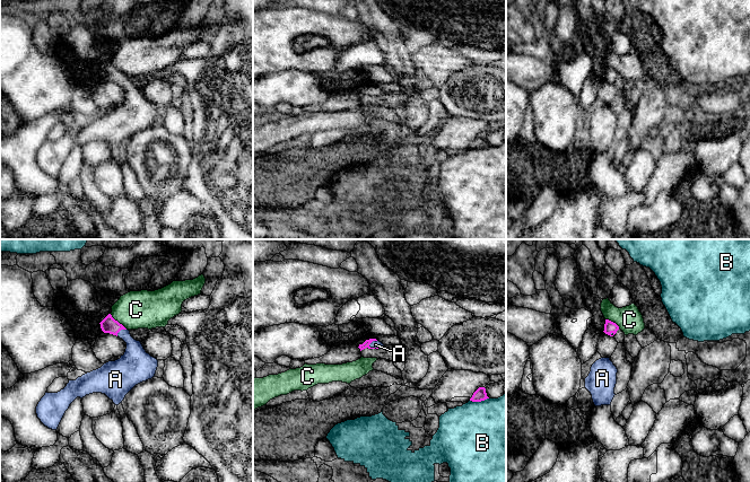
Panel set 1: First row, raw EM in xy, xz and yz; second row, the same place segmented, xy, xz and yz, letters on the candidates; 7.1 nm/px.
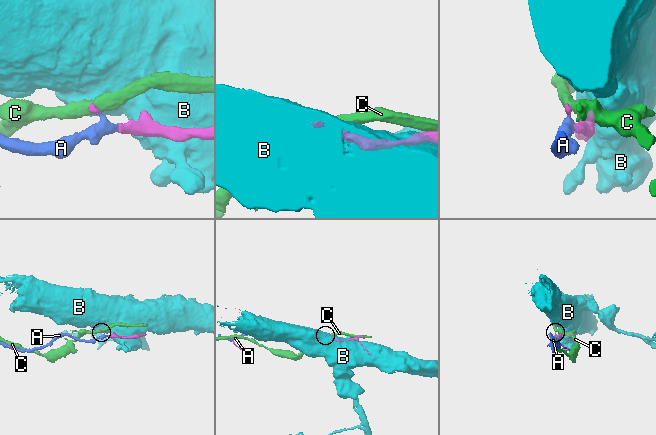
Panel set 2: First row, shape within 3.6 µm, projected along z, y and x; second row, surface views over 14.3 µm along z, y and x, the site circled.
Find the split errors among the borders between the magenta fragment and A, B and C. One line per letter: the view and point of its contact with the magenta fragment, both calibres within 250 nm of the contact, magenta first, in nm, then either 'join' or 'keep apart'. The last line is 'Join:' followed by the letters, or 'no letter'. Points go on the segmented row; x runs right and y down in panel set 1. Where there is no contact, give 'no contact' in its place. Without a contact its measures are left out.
A: meets magenta in xz at (374, 348); 50 nm thick on the magenta side, 50 nm on the other; join
B: meets magenta in xz at (479, 401); 90 nm thick on the magenta side, 500 nm on the other; keep apart
C: meets magenta in xy at (118, 322); 110 nm thick on the magenta side, 280 nm on the other; keep apart
Join: A

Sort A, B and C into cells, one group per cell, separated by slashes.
A / B / C

